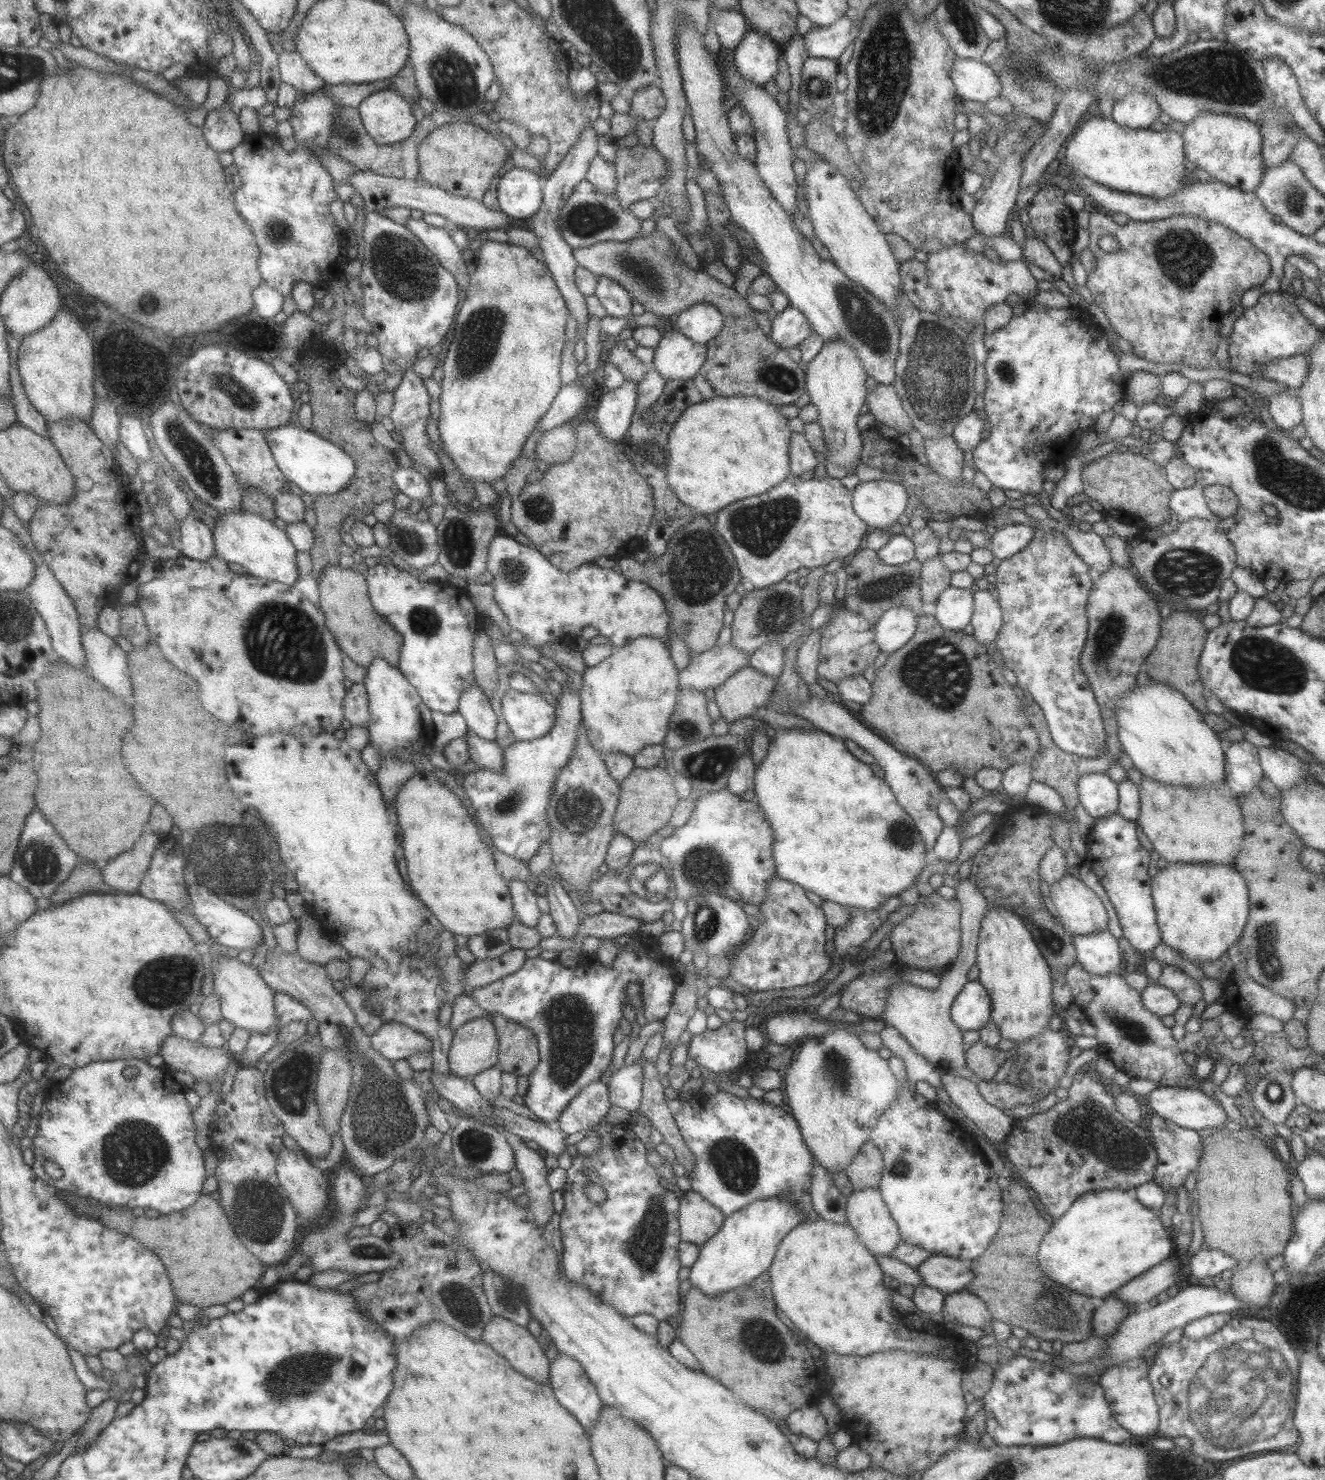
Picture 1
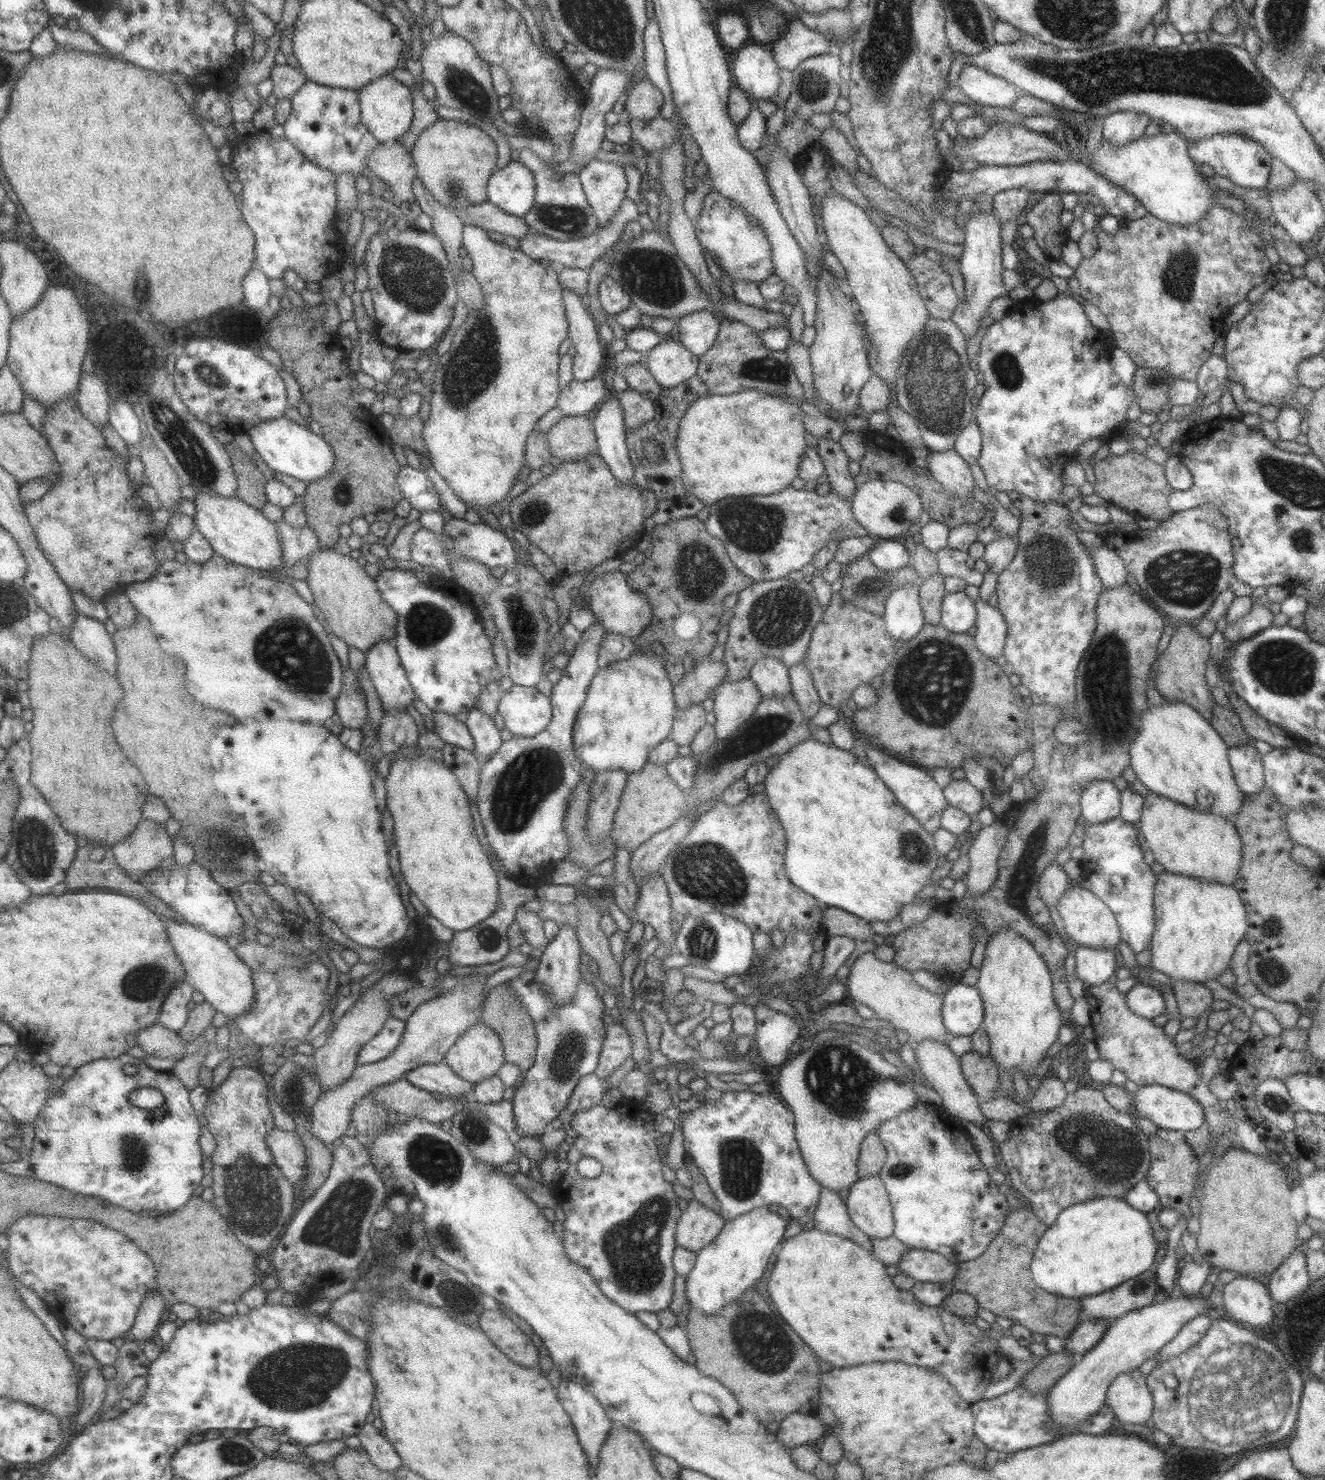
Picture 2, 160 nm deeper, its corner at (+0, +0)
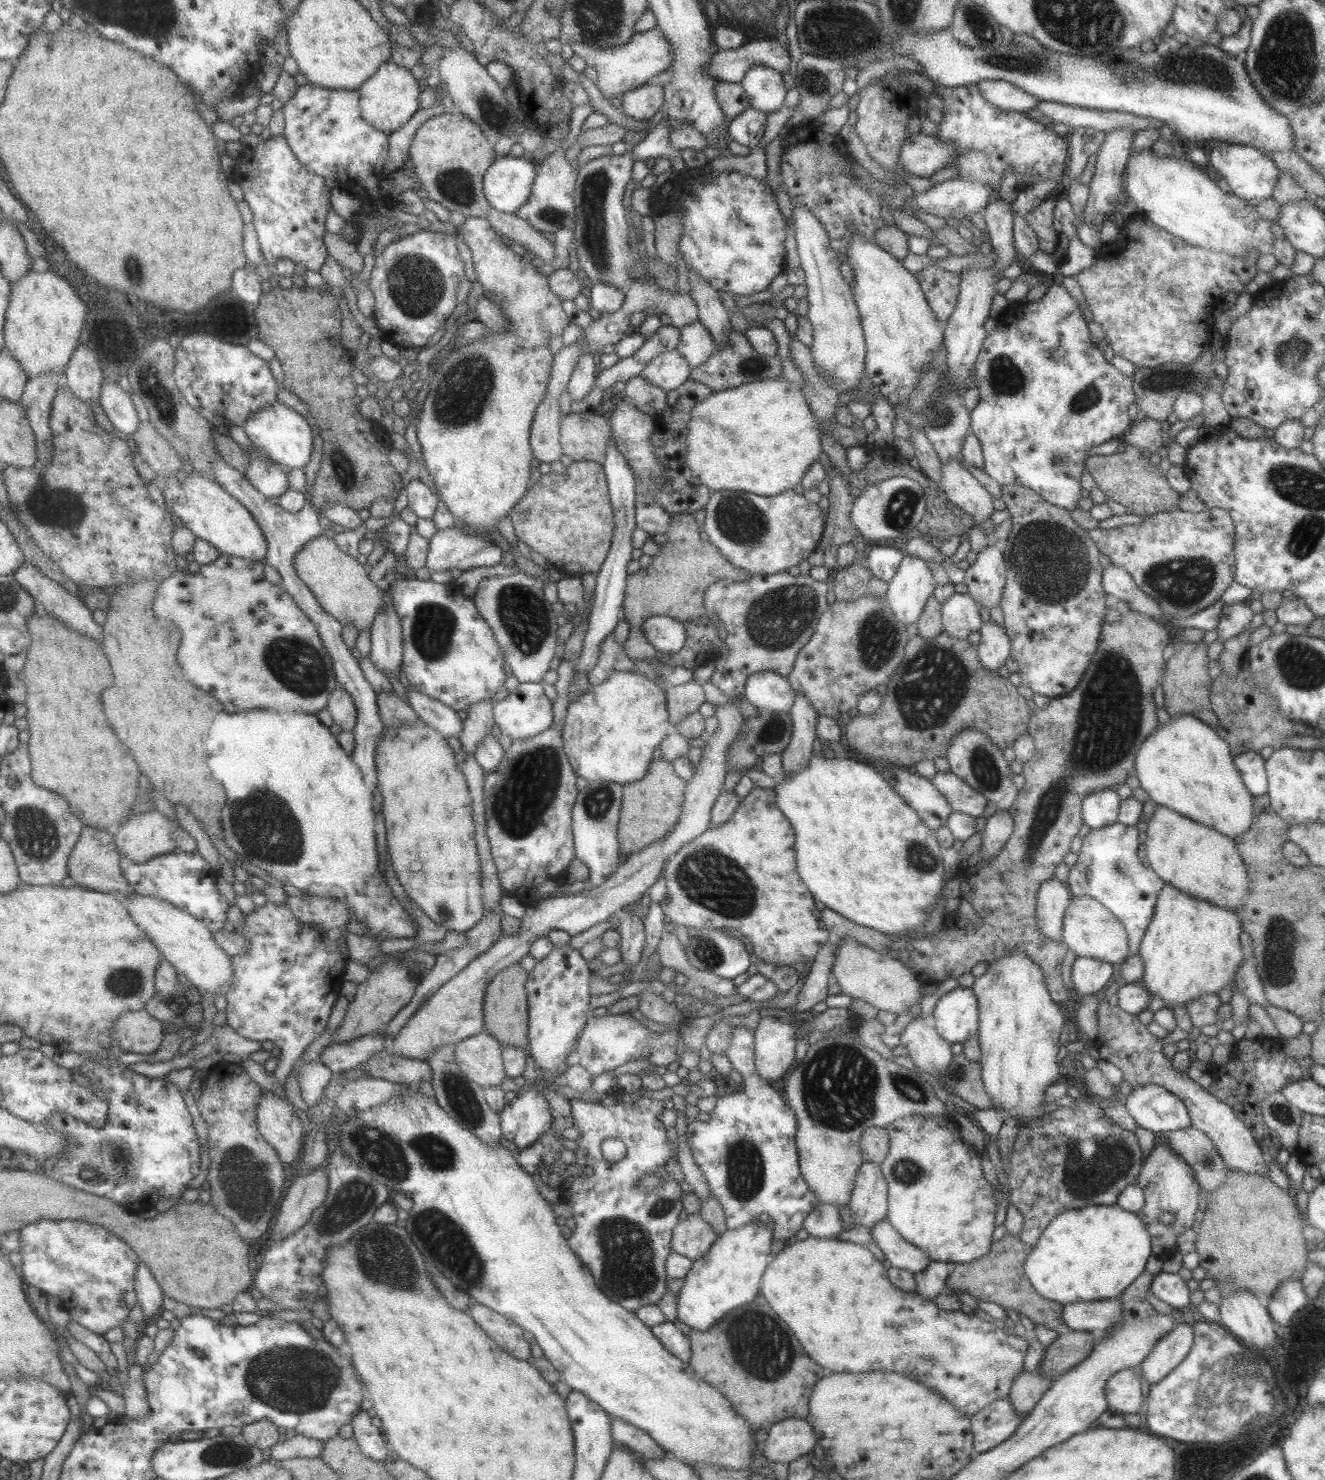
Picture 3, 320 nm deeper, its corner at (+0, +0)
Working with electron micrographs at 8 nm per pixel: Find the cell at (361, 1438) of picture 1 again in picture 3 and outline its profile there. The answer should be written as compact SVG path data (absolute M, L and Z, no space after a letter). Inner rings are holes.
M295 1434L291 1438L279 1439L273 1446L266 1450L266 1459L285 1460L290 1458L319 1457L322 1441Z

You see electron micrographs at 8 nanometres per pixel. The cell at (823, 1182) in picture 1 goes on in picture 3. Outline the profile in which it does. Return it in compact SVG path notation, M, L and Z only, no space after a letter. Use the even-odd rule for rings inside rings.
M819 1203L807 1214L802 1228L805 1228L811 1237L834 1238L843 1230L839 1220L839 1208Z

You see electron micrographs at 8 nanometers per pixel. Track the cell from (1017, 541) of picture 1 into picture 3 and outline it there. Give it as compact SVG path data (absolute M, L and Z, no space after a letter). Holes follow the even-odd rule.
M991 543L976 553L975 560L964 570L966 592L978 606L989 609L1000 606L1006 569L1004 564L1002 546Z

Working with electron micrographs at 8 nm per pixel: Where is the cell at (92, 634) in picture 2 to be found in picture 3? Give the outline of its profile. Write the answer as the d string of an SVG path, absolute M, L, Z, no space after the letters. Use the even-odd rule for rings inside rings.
M30 561L23 563L13 575L17 582L20 582L21 586L24 586L37 600L37 604L43 612L60 618L80 633L88 634L91 638L97 640L103 640L104 625L99 625L93 620L92 609L85 604L85 601L79 595L69 592L60 582L49 578L49 575L46 575Z

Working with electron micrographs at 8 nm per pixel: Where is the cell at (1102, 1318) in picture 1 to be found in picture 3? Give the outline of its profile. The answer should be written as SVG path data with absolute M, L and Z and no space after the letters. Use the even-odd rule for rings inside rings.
M1069 1331L1067 1335L1057 1335L1044 1347L1043 1358L1037 1367L1038 1374L1046 1376L1050 1382L1065 1374L1090 1354L1098 1335L1094 1332Z

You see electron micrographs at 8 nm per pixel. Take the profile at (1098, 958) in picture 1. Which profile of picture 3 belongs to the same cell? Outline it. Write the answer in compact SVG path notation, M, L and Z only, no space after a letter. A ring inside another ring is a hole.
M1075 957L1070 972L1072 997L1101 993L1115 977L1115 967L1093 958Z

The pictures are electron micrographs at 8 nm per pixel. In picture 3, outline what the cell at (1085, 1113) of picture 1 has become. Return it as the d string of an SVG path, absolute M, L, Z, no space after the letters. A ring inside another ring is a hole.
M1090 1094L1080 1095L1074 1104L1067 1107L1059 1106L1055 1111L1040 1116L1032 1122L1027 1129L1023 1131L1018 1130L1018 1134L1013 1142L1010 1156L1008 1158L1008 1169L1005 1169L1005 1174L1009 1186L1009 1200L1012 1206L1015 1206L1016 1210L1023 1215L1023 1226L1019 1232L1020 1241L1027 1246L1033 1246L1041 1234L1041 1231L1055 1218L1061 1211L1067 1211L1072 1209L1081 1209L1091 1204L1095 1205L1113 1205L1117 1200L1117 1196L1126 1188L1127 1185L1135 1185L1136 1178L1141 1172L1141 1166L1143 1164L1141 1150L1138 1146L1138 1141L1134 1132L1123 1131L1123 1129L1113 1125L1112 1120L1108 1116L1102 1113L1102 1108L1094 1102L1093 1097Z

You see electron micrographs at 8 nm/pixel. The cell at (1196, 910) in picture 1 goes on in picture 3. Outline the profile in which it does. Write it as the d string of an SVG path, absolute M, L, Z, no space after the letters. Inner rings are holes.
M1170 884L1162 886L1154 907L1153 916L1140 940L1137 952L1142 962L1141 982L1148 994L1151 994L1151 998L1160 998L1165 1006L1172 1009L1174 1004L1185 1005L1190 999L1204 994L1217 994L1219 990L1229 986L1242 961L1242 946L1239 942L1242 926L1234 910L1203 902L1189 894L1181 894Z

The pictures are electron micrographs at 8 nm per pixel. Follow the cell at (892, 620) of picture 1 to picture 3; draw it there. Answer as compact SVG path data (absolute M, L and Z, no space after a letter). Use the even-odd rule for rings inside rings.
M906 555L886 588L886 601L905 626L916 622L936 586L926 560Z

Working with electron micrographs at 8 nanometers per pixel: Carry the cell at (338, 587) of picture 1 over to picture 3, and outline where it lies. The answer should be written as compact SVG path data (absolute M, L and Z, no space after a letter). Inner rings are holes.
M323 534L311 537L292 560L296 575L313 593L320 607L343 625L353 625L358 630L369 628L377 611L384 605L383 589L367 577L366 567L356 557L339 550L333 539Z

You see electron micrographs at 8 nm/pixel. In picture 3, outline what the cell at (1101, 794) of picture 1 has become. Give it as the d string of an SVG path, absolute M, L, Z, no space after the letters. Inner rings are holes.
M1094 791L1081 802L1082 822L1090 829L1099 829L1117 822L1121 800L1115 791Z

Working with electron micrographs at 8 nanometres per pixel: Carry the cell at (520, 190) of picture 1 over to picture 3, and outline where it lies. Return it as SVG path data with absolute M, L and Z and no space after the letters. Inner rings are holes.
M511 155L498 156L482 179L484 198L490 208L503 213L515 213L532 194L535 177L533 161Z

